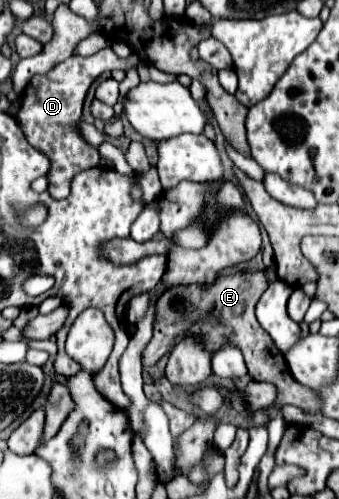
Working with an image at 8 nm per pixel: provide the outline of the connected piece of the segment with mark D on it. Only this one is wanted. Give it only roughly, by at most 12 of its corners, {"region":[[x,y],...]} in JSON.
{"region":[[110,47],[68,57],[24,89],[18,123],[52,159],[48,191],[68,197],[78,171],[100,165],[80,133],[90,85],[136,65]]}

